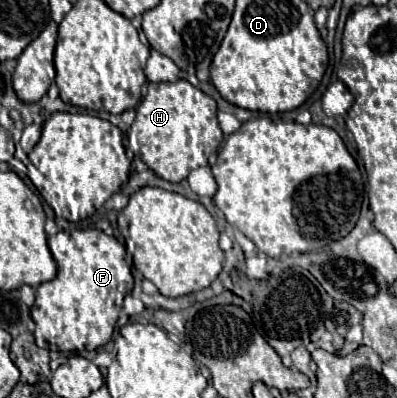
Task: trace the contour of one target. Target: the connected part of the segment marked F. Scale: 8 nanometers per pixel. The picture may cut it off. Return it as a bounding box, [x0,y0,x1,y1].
[31,228,133,352]

